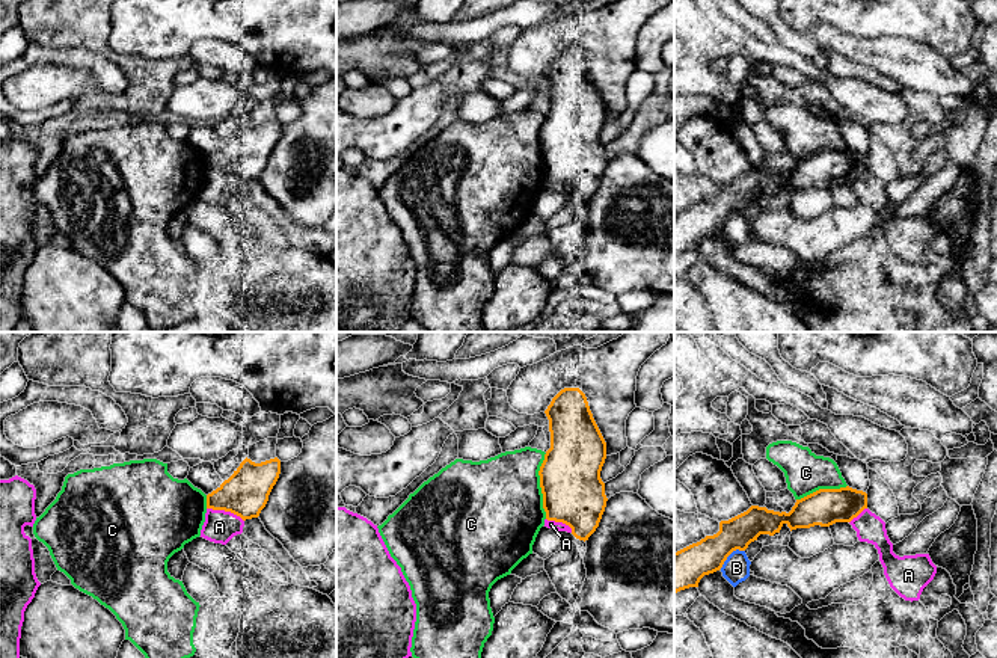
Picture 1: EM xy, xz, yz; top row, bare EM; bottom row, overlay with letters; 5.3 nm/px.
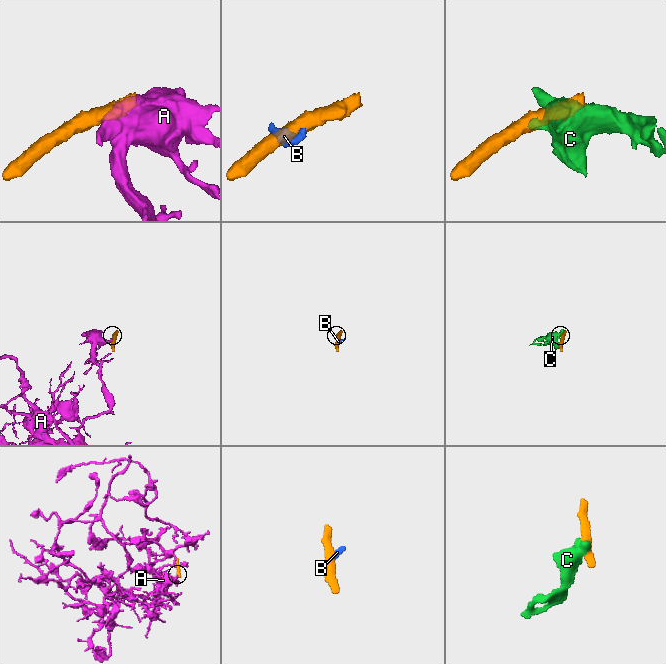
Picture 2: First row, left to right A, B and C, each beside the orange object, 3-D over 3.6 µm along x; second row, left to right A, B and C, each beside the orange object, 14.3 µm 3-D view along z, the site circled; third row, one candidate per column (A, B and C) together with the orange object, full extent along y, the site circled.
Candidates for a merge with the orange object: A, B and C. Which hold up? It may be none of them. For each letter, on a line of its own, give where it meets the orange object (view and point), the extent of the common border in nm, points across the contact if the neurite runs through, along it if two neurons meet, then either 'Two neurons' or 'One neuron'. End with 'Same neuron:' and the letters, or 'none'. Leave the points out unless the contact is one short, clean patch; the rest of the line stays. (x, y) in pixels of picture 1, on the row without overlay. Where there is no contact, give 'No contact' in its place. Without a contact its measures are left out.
A: Touches orange at xy (225, 172). Shared border 220 nm. Boundary: xy (207, 169), (230, 172), (243, 183). Two neurons
B: Touches orange at yz (730, 215). Shared border 170 nm. Two neurons
C: Touches orange at xz (540, 148). Shared border 360 nm. Boundary: xz (546, 115), (539, 133), (545, 180). Two neurons
Same neuron: none

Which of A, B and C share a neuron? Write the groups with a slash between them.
A / B C

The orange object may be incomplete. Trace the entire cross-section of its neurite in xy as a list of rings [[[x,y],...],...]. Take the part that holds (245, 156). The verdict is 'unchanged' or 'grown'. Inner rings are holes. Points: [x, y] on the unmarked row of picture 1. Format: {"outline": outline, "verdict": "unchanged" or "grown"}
{"outline": [[[246,119],[228,142],[207,157],[207,171],[231,174],[243,183],[258,180],[279,136],[278,119],[261,125]]], "verdict": "unchanged"}

